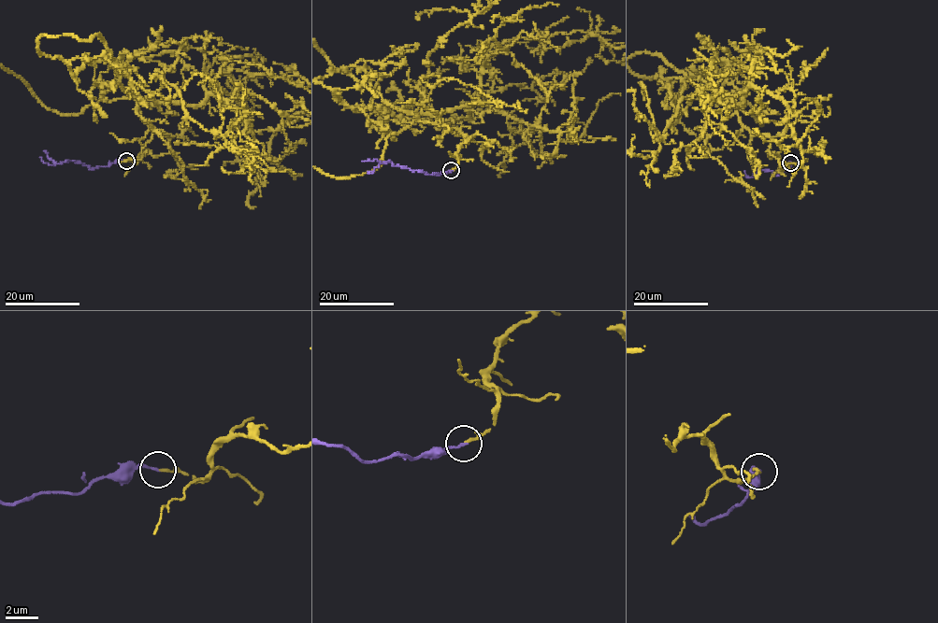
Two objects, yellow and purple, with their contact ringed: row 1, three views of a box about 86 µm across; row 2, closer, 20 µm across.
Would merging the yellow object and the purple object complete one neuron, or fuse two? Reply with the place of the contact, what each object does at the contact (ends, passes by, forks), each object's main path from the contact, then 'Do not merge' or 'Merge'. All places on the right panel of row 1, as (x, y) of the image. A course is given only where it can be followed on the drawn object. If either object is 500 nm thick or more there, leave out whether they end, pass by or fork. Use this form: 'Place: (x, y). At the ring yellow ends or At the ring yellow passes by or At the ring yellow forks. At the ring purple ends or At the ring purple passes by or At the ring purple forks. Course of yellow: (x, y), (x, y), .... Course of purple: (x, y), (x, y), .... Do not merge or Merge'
Place: (790, 162). At the ring yellow ends. At the ring purple ends. Course of yellow: (789, 162), (769, 157), (771, 138), (744, 128), (739, 105), (761, 122), (737, 96), (690, 77). Course of purple: (790, 162), (786, 171), (776, 176), (767, 170), (756, 171), (749, 177), (743, 170). Merge

